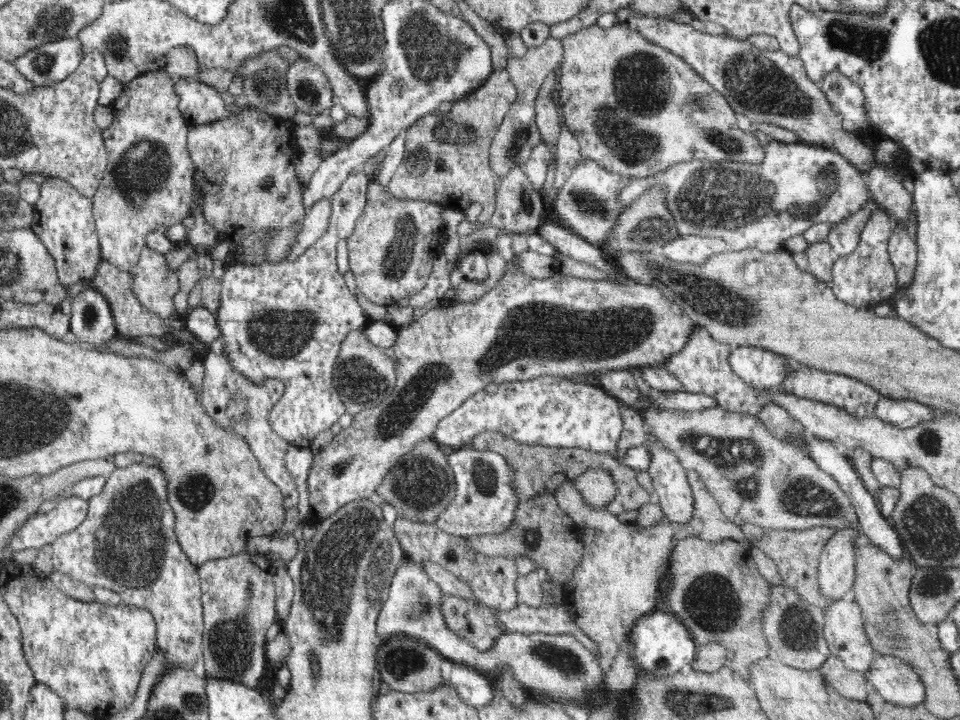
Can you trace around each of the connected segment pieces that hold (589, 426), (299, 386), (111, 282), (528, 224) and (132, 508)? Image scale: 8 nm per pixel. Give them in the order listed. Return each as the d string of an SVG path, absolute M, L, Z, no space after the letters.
M544 375L534 377L528 381L506 382L498 386L498 392L490 395L484 390L479 391L466 403L447 418L444 418L437 427L434 440L438 445L448 446L454 451L471 445L475 436L487 431L502 433L510 438L532 446L552 448L576 448L594 453L606 453L618 463L635 469L647 470L650 466L650 453L647 444L640 447L631 447L624 458L619 459L618 440L623 436L624 420L621 412L622 403L614 396L605 392L602 387L595 387L591 382L586 384L573 380L571 377L553 377Z
M363 171L354 172L340 185L331 197L331 213L326 232L312 246L306 248L296 260L266 262L260 266L228 264L222 276L220 308L216 322L220 327L220 338L213 349L224 351L232 367L244 373L251 382L261 385L267 378L278 379L285 387L282 399L272 408L269 415L270 427L284 440L296 447L309 447L312 440L328 430L346 413L334 384L334 363L340 352L340 344L352 330L368 324L368 317L358 300L348 290L343 276L336 265L336 244L354 232L358 216L366 206L368 184L373 180Z
M100 260L96 275L92 279L92 287L100 290L108 303L110 303L110 310L112 310L112 317L114 317L114 324L117 332L122 333L128 337L134 336L159 336L164 337L170 333L171 328L167 322L162 320L155 312L150 312L147 308L138 302L138 299L133 293L133 282L131 282L131 273L120 270L108 261Z
M512 166L497 183L495 213L490 225L520 234L534 234L544 216L543 194L534 191L523 167Z
M131 465L114 469L107 477L104 488L88 498L85 522L78 529L64 534L52 542L50 560L56 571L88 586L99 586L114 591L125 605L137 606L150 611L156 623L156 646L164 651L165 662L162 675L173 669L201 672L204 634L201 601L201 578L198 567L186 558L175 534L174 509L168 502L166 478L160 466Z

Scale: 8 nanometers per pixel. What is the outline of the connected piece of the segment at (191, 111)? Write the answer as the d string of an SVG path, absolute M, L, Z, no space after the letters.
M175 79L175 93L182 117L190 127L228 118L231 112L226 108L229 99L214 87L196 79Z

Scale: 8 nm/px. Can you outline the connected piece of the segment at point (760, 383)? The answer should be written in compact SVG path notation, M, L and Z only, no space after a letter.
M748 346L734 347L732 350L732 354L728 356L728 363L730 363L732 371L734 371L734 373L736 373L736 375L738 375L743 382L746 382L746 384L756 389L774 388L775 386L784 383L786 381L786 376L788 376L788 372L790 372L790 368L792 368L792 365L800 365L794 364L794 362L789 361L786 357L782 356L781 354L760 347Z

